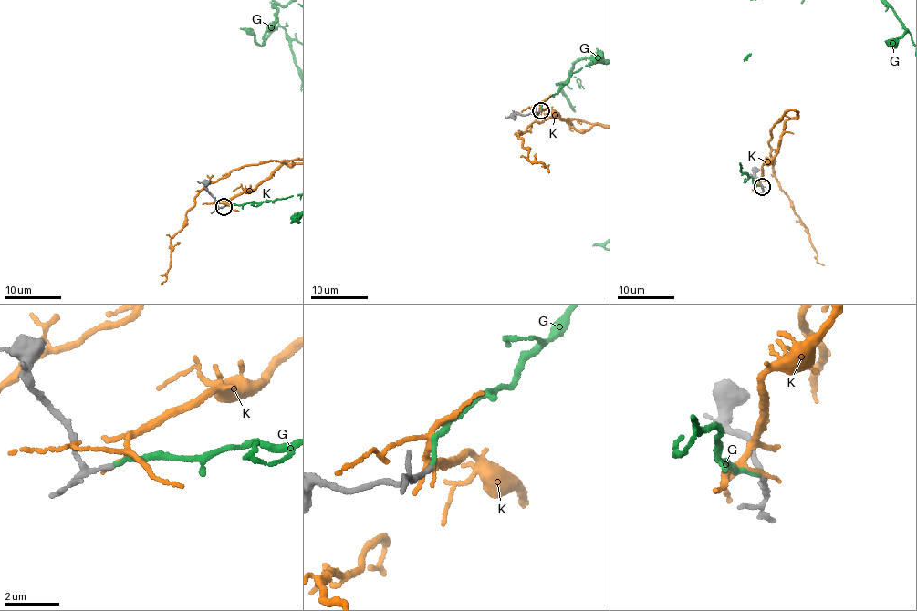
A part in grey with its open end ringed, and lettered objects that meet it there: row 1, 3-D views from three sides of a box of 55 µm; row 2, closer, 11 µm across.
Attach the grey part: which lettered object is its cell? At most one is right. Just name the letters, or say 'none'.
G

